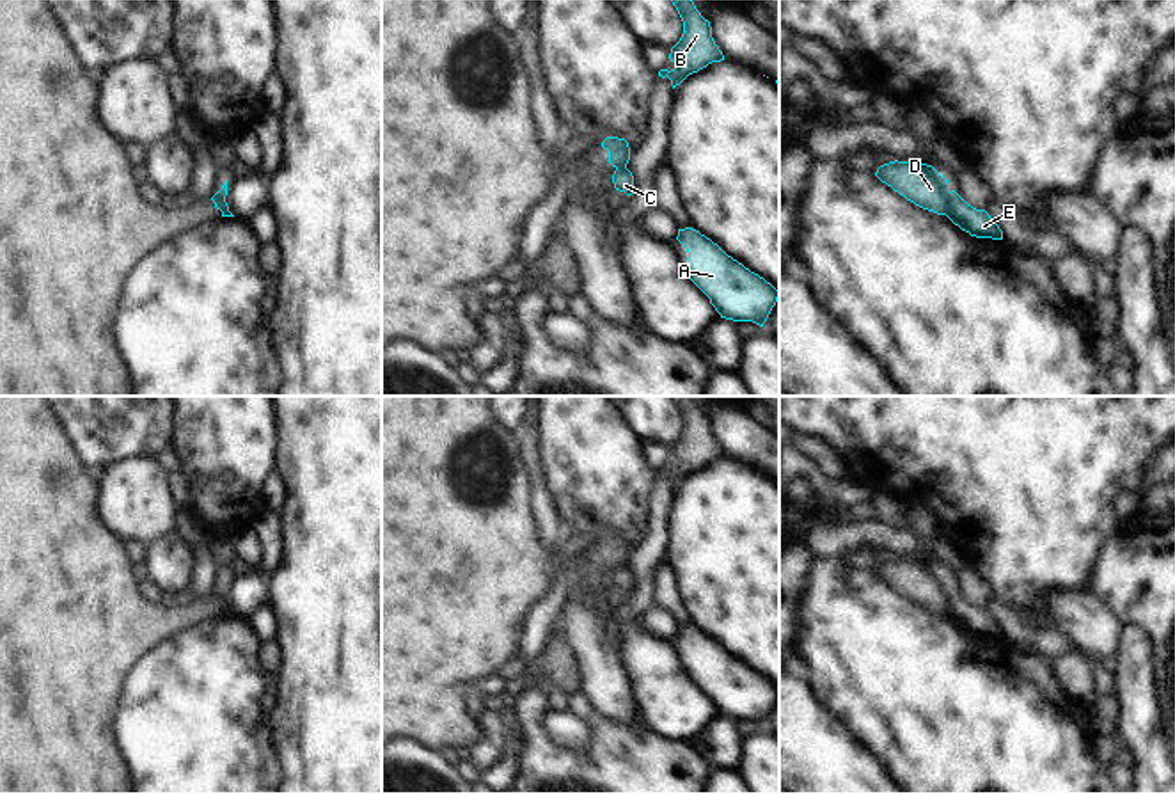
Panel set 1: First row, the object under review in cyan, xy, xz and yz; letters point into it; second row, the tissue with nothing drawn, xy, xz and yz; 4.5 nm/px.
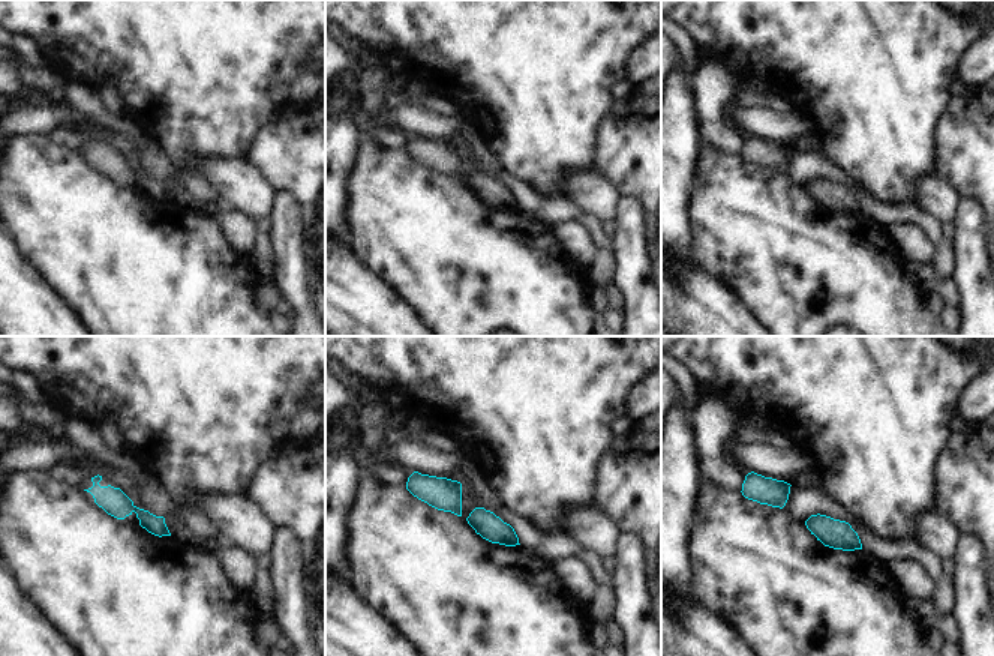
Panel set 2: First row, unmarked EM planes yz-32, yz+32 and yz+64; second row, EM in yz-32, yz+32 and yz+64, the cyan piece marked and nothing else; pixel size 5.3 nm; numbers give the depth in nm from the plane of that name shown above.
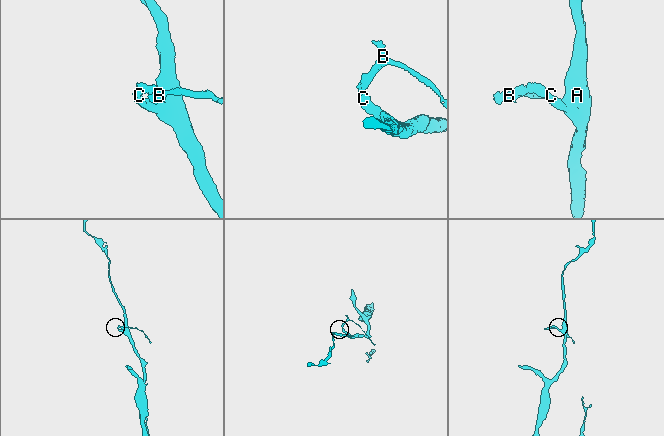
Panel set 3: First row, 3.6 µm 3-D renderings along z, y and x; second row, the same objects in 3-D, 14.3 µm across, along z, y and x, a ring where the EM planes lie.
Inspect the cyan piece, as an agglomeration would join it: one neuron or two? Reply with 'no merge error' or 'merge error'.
merge error

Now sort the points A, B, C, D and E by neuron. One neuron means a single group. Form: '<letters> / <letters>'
A C E / B D

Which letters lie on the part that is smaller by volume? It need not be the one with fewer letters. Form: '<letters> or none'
B, D

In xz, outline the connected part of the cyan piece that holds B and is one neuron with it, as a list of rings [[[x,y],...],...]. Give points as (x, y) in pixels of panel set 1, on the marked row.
[[[671,0],[682,21],[683,34],[671,48],[669,59],[674,62],[671,71],[660,69],[658,76],[669,78],[673,89],[689,75],[698,73],[712,62],[724,60],[722,52],[712,37],[710,21],[701,16],[692,0]]]

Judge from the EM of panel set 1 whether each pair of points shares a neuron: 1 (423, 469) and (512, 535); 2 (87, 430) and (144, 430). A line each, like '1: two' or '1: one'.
1: one
2: one

